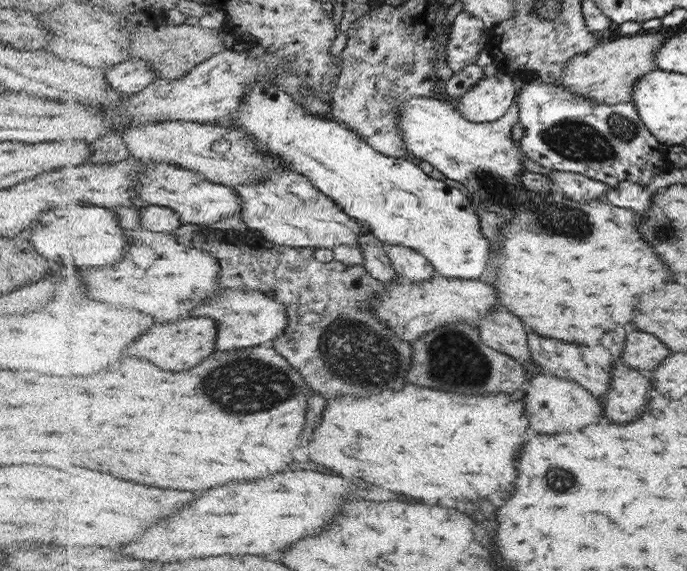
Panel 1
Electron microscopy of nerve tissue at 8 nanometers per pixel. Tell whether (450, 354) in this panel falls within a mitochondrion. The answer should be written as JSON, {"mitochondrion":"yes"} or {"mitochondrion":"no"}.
{"mitochondrion":"yes"}

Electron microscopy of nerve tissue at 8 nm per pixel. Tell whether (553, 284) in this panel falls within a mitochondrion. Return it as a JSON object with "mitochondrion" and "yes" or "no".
{"mitochondrion":"no"}

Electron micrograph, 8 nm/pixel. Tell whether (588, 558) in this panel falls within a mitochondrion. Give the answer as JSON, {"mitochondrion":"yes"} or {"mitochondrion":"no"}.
{"mitochondrion":"no"}

